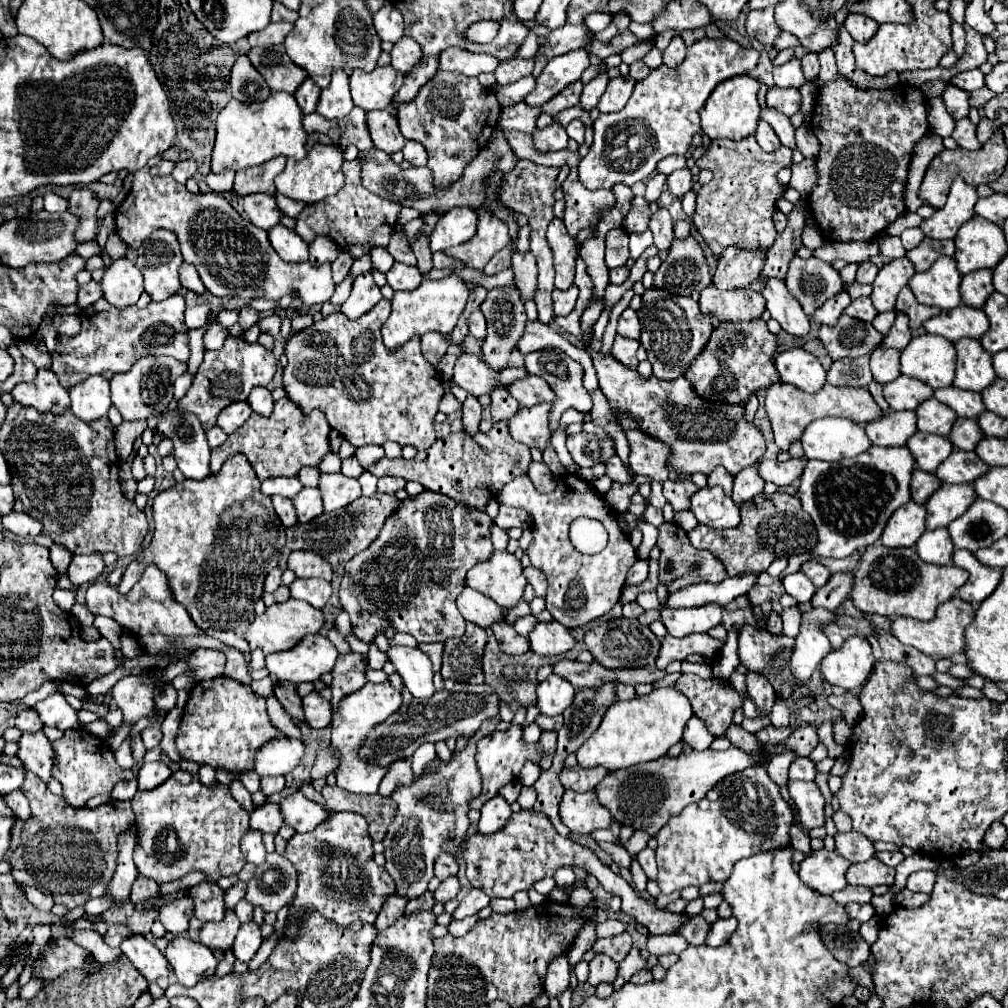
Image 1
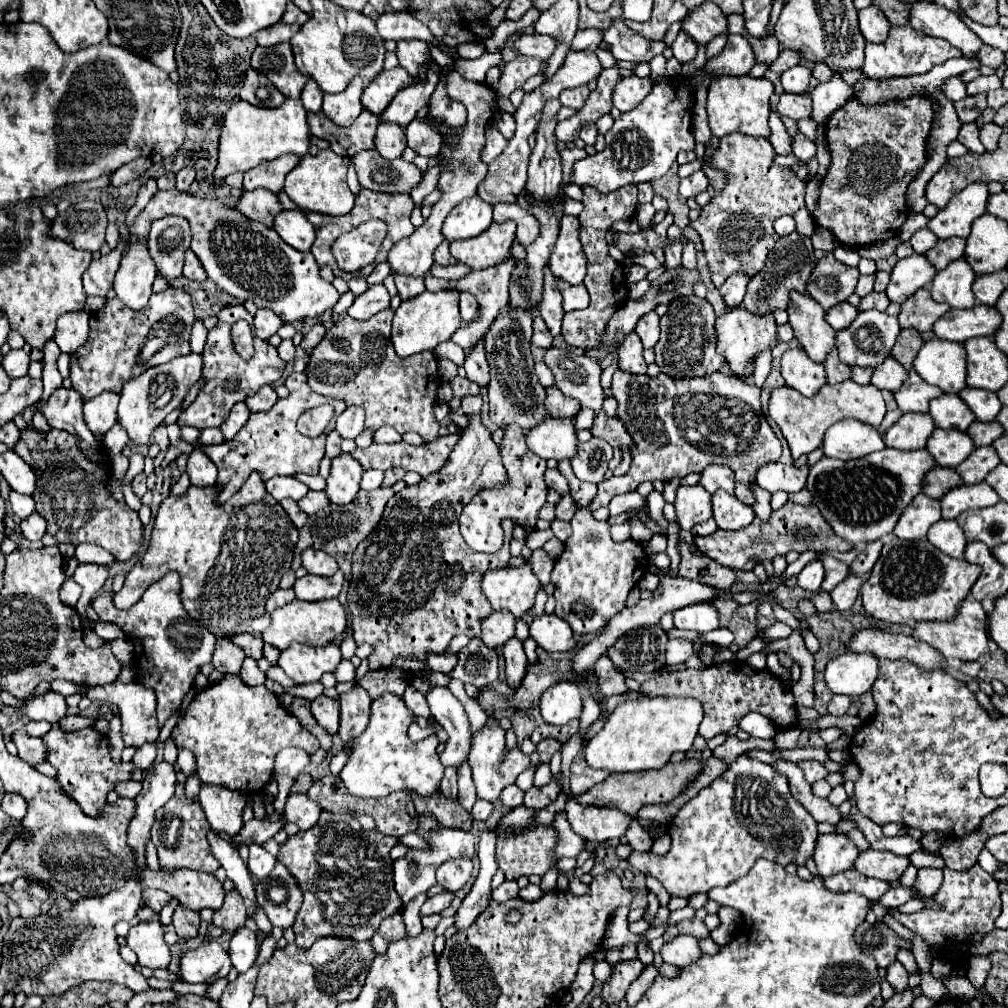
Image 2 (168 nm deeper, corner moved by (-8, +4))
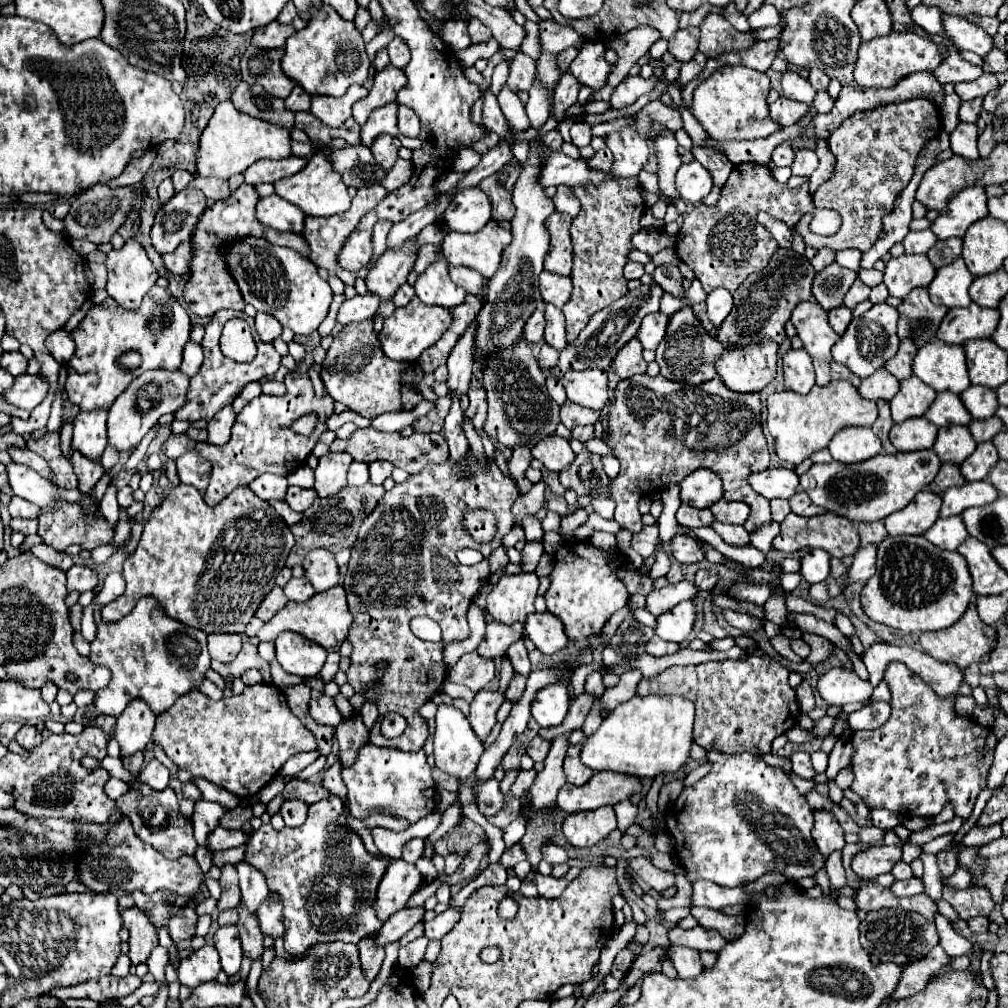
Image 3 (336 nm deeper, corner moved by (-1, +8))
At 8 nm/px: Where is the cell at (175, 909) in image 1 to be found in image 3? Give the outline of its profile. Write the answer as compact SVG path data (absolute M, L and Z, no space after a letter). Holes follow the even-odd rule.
M193 906L181 908L181 912L177 916L173 916L173 920L169 920L169 924L167 924L173 942L183 942L183 940L193 938L195 926L197 926L197 914L195 914Z

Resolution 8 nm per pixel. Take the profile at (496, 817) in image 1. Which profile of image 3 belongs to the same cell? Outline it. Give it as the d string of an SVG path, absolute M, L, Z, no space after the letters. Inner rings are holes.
M533 768L533 770L521 770L521 772L517 774L517 780L515 780L513 788L511 788L511 794L517 796L517 798L521 798L521 796L531 788L535 776L537 776L537 770L535 770L535 768Z

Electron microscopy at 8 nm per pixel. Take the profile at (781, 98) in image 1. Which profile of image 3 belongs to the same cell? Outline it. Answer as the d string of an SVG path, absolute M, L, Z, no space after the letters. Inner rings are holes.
M785 96L775 100L769 108L771 108L773 122L779 126L791 126L791 124L799 122L809 112L807 104L797 104L797 102L785 100Z

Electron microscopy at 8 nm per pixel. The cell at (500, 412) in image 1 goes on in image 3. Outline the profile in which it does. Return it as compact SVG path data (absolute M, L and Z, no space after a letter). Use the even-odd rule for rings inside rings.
M521 338L509 352L493 356L485 372L481 372L481 382L489 398L489 414L485 422L485 432L507 448L515 446L535 446L547 436L555 434L559 424L559 404L549 396L545 386L545 372L539 368L531 354L531 348Z

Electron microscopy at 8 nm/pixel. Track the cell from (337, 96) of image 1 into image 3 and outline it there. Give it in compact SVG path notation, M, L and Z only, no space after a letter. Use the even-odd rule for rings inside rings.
M349 86L349 90L339 96L339 98L327 98L327 96L317 96L311 100L311 114L315 114L323 124L339 128L349 116L351 116L351 106L367 96L365 86Z

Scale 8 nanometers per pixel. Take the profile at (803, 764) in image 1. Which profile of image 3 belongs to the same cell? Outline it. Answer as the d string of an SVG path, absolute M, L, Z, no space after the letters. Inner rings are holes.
M795 752L791 756L791 762L793 762L793 772L799 776L799 778L807 778L811 780L815 776L815 770L811 766L811 756L807 752Z

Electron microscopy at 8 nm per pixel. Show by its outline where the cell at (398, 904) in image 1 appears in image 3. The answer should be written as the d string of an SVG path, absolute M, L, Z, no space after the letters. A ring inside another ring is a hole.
M367 936L361 944L359 944L359 962L361 962L361 972L363 976L373 982L381 970L385 958L385 950L383 948L373 948L373 936Z

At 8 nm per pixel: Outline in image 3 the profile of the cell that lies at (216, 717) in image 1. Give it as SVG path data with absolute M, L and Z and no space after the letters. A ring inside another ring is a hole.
M271 684L247 686L243 694L229 696L219 702L213 702L199 690L193 690L169 712L157 716L157 726L153 730L153 744L157 744L181 770L187 770L195 776L207 778L209 782L237 794L239 798L253 798L261 788L265 788L281 770L281 766L299 752L309 752L317 748L315 736L301 724L301 720L289 710L285 694Z

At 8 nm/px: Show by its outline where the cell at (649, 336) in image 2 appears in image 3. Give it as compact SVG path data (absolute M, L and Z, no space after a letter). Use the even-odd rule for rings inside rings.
M661 312L645 316L645 320L643 320L641 328L639 328L639 334L637 334L643 348L655 350L659 346L659 342L665 338L665 330L669 326L669 320L671 320L671 316L661 314Z

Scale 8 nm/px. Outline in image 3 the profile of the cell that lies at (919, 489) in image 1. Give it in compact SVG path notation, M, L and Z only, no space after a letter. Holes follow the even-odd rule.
M943 464L939 474L935 476L933 484L929 484L929 490L935 494L943 494L947 488L963 486L963 484L965 484L965 478L963 478L959 466L957 464Z

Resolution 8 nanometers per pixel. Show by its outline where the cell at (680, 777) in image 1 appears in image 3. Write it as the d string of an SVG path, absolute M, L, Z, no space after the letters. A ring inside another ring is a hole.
M595 772L583 786L565 784L557 796L557 806L567 814L595 810L613 806L633 792L641 792L641 780L633 780L633 776L617 776L617 772Z

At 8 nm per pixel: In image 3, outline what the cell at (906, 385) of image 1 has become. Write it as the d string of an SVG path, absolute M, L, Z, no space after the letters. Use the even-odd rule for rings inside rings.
M911 376L909 380L901 382L901 390L897 396L889 402L893 412L893 422L905 422L907 418L917 418L927 412L927 408L933 404L937 392L923 384L917 376Z

